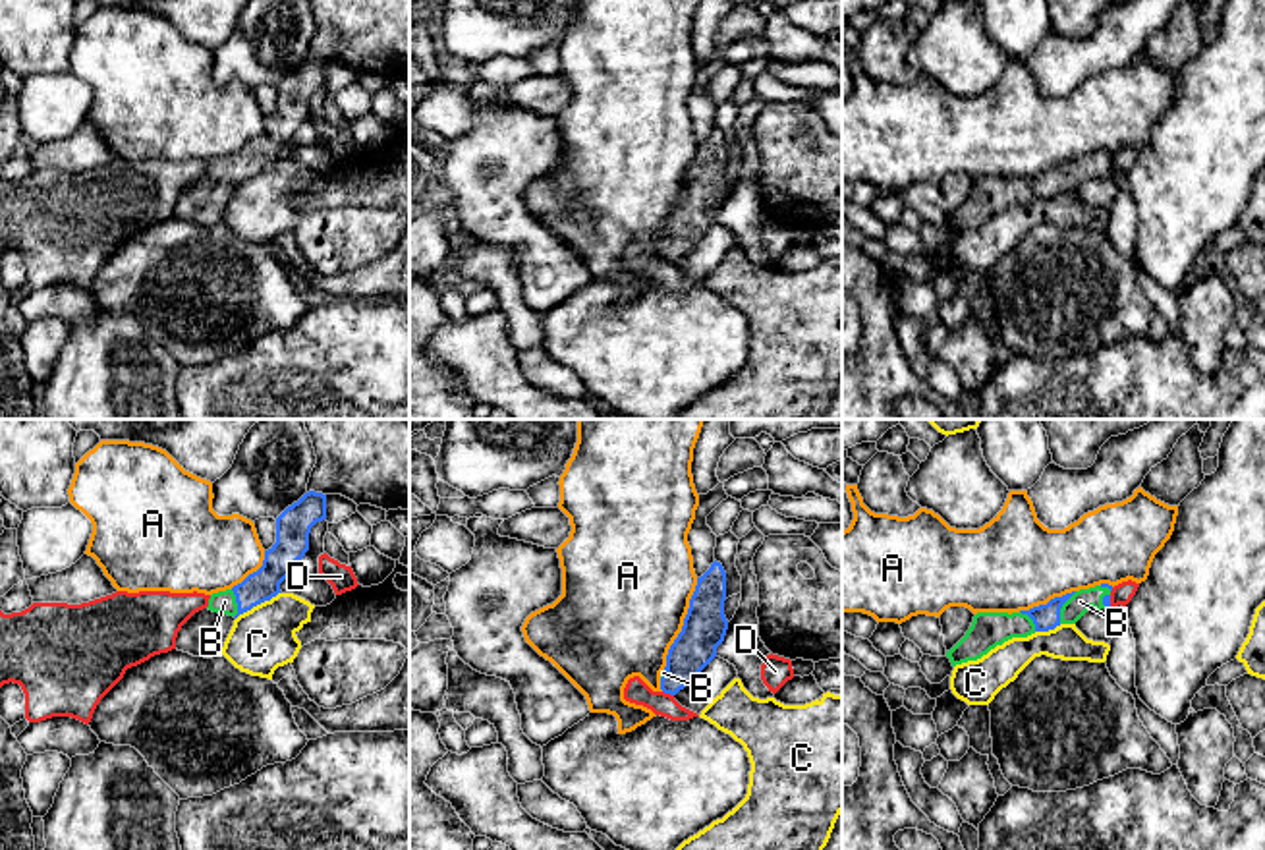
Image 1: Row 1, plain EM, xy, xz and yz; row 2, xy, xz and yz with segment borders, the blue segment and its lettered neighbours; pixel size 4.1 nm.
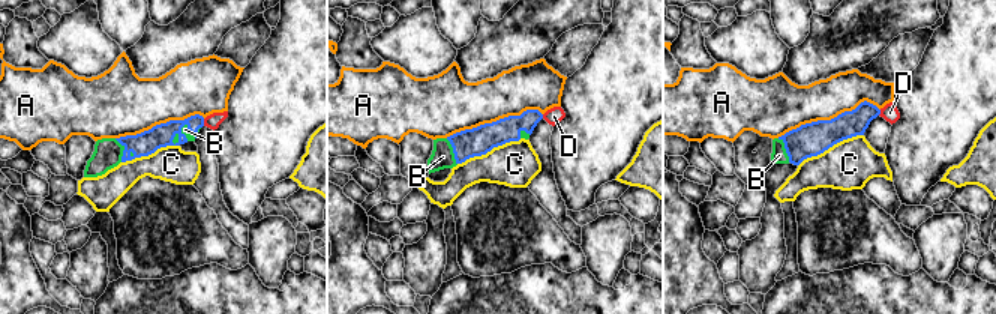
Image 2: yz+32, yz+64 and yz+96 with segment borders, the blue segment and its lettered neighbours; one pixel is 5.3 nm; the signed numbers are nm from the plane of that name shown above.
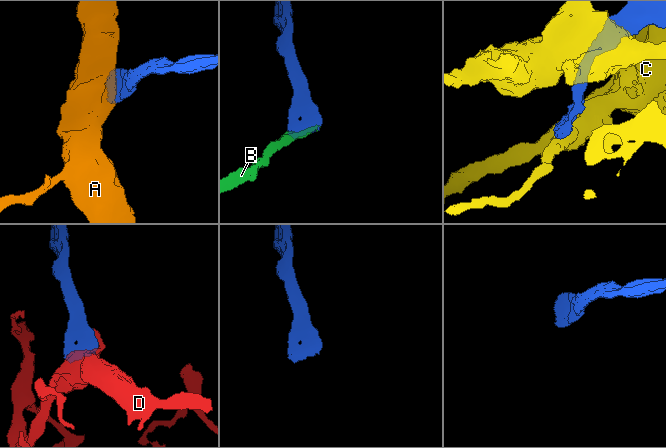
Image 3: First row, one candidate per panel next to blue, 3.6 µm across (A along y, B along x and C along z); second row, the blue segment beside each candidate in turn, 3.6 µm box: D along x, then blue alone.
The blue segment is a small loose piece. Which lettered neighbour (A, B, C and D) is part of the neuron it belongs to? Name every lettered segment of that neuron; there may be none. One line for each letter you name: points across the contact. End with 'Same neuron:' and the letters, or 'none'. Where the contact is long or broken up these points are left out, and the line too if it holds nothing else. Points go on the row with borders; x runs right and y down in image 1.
Same neuron: B

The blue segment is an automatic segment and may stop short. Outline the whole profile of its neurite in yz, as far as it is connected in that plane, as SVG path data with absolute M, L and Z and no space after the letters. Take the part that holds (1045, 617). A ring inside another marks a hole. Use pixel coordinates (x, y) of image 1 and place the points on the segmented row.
M1101 583L1089 589L1066 593L1047 605L1020 612L977 612L966 636L946 651L952 666L977 661L997 645L1012 638L1027 638L1049 632L1060 624L1076 624L1087 610L1110 609L1112 585Z

